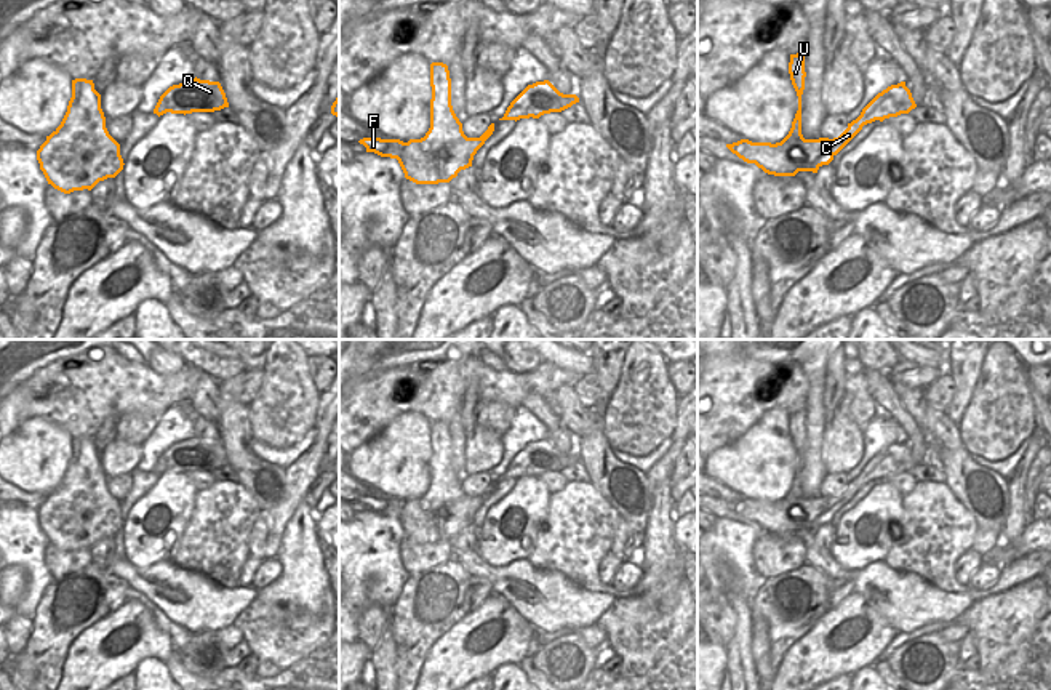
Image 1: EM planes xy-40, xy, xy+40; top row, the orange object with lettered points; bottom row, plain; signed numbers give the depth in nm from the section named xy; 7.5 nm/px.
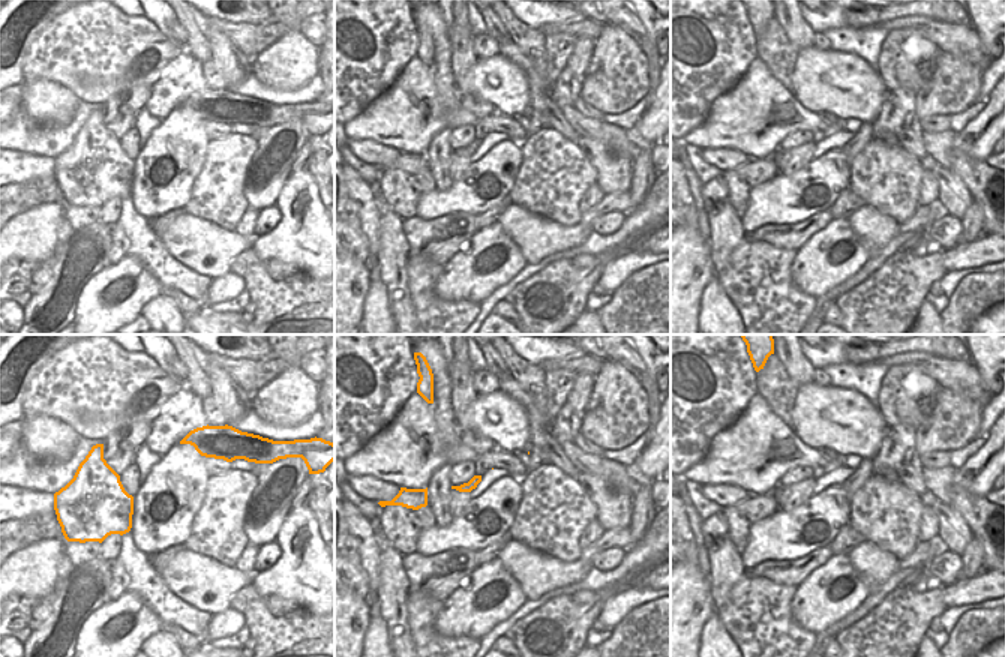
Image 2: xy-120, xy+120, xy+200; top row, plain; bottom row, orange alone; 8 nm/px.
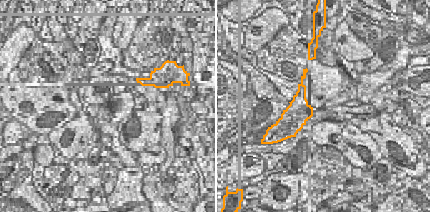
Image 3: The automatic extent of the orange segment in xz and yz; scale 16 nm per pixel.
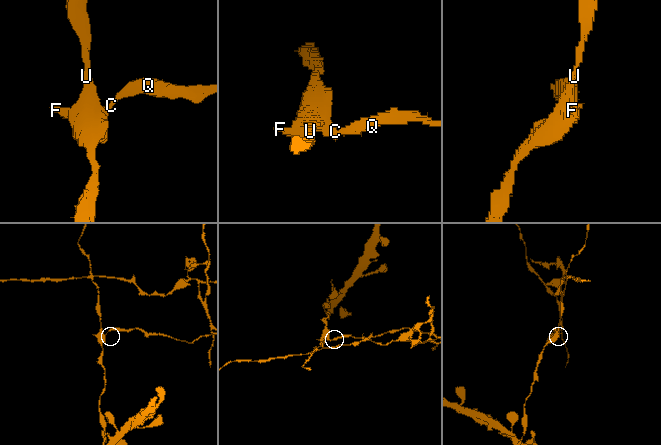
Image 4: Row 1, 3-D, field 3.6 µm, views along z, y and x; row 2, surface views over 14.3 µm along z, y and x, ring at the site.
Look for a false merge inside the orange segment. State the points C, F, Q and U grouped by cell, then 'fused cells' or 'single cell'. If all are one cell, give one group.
groups C F Q / U; fused cells

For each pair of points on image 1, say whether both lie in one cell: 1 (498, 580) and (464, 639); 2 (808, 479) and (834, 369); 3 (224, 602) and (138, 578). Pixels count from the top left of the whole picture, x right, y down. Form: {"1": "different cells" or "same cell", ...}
{"1": "different cells", "2": "different cells", "3": "same cell"}

